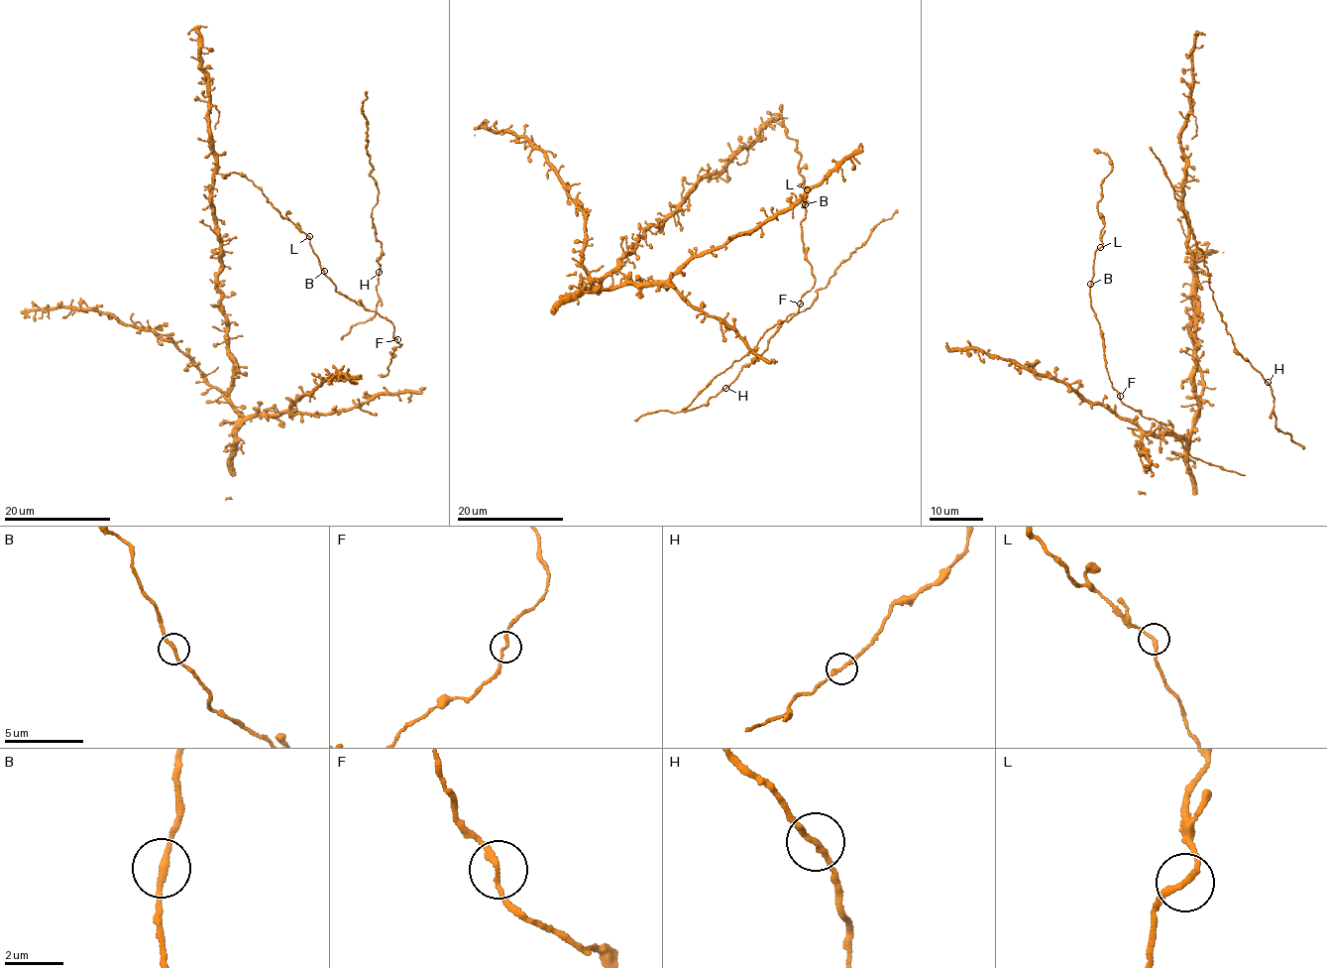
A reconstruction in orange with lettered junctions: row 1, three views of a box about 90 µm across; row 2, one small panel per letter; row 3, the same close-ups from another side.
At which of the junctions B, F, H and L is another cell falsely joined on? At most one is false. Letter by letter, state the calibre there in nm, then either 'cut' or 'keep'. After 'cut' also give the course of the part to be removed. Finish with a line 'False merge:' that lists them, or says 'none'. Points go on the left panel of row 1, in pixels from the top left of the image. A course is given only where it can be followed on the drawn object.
B: calibre 190 nm; keep
F: calibre 180 nm; keep
H: calibre 190 nm; keep
L: calibre 190 nm; keep
False merge: none

